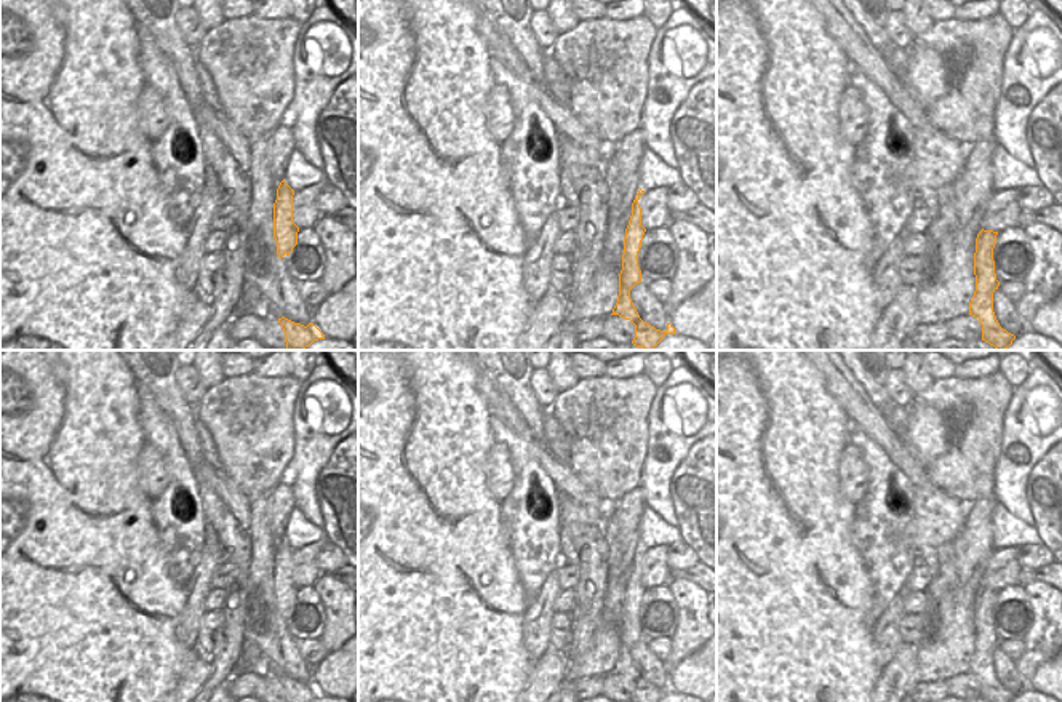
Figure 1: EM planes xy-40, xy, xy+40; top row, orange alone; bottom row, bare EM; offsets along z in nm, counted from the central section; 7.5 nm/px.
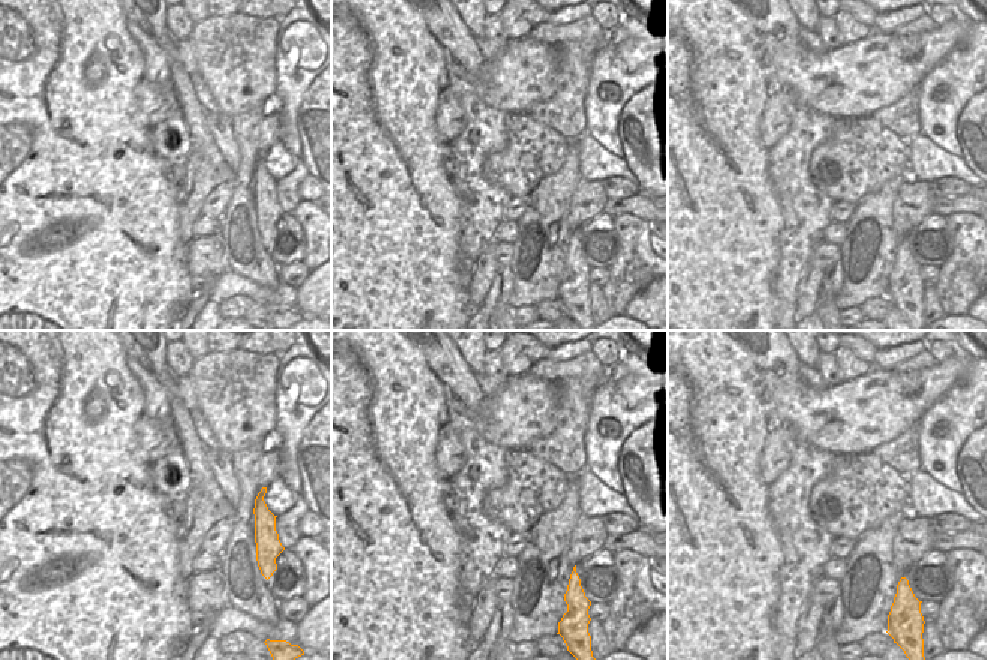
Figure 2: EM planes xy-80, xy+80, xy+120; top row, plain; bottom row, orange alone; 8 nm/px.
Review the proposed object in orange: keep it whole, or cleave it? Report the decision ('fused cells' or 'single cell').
single cell

